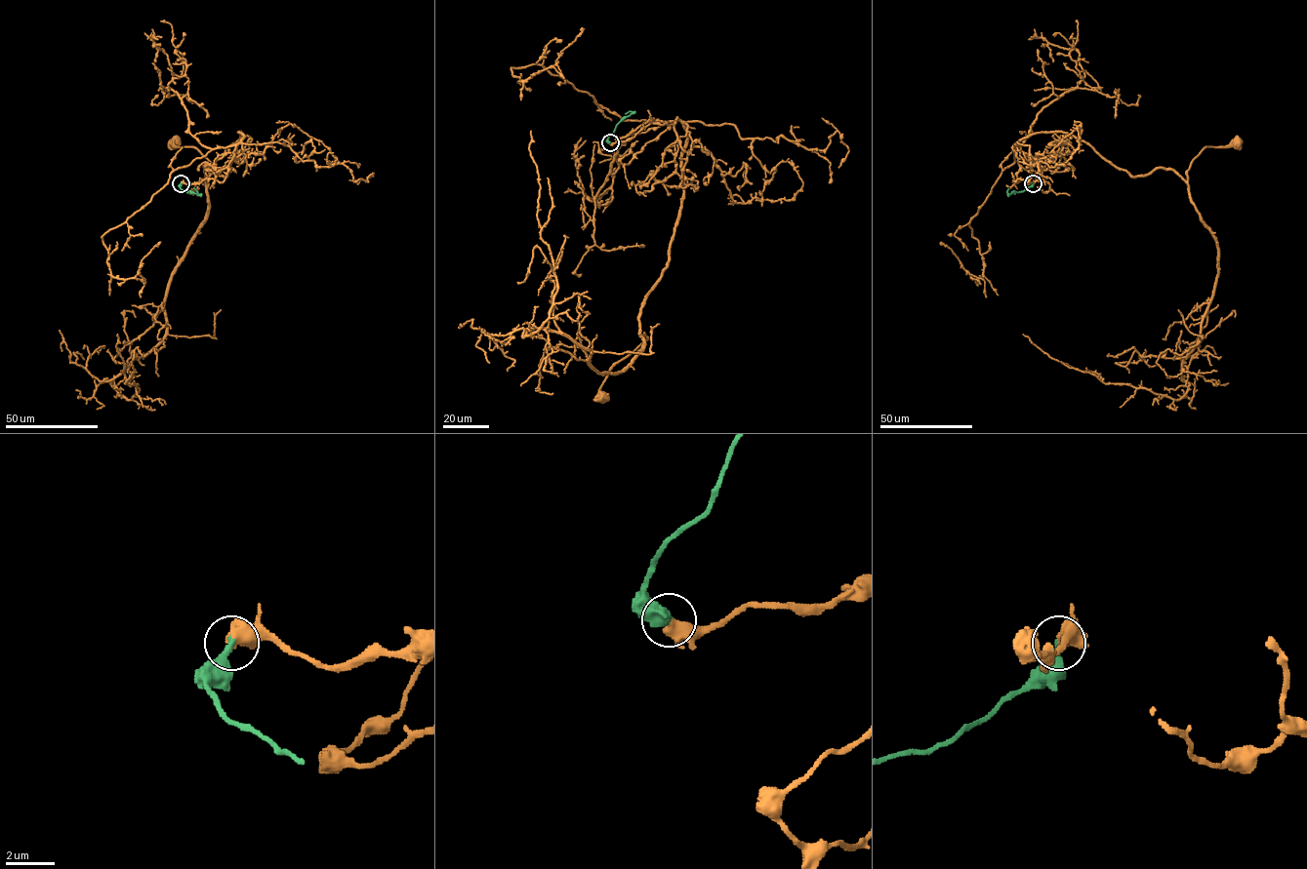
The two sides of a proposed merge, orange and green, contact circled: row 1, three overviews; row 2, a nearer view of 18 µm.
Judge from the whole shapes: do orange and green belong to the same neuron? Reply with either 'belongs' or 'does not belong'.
belongs

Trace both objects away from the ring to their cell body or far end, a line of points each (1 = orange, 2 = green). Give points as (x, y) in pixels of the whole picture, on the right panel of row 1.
1: (1032, 183), (1017, 182), (1012, 147), (1041, 132), (1189, 186), (1205, 147), (1237, 141)
2: (1032, 183), (1024, 190), (1009, 195), (1009, 187)

